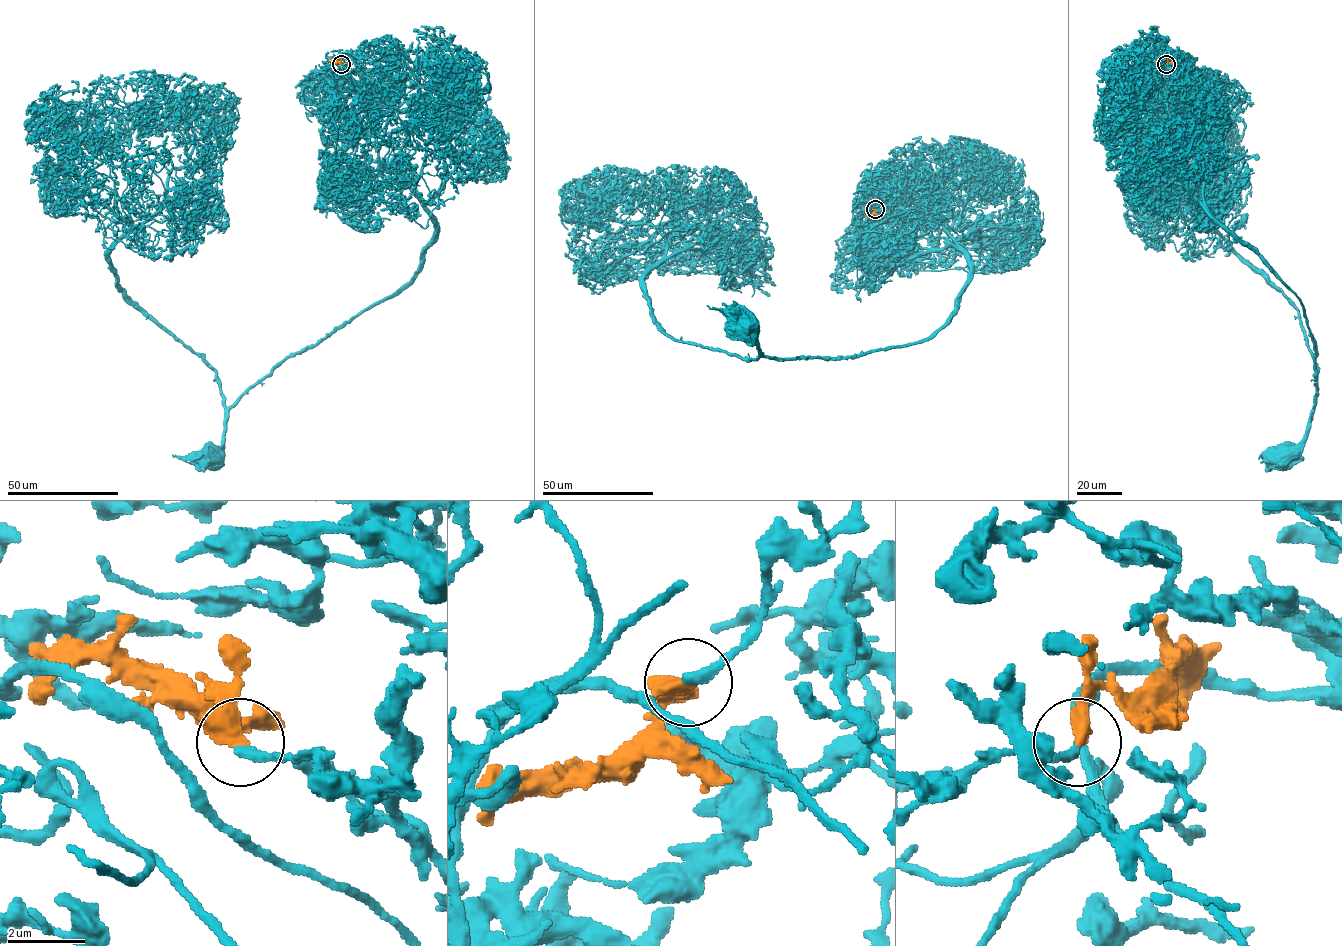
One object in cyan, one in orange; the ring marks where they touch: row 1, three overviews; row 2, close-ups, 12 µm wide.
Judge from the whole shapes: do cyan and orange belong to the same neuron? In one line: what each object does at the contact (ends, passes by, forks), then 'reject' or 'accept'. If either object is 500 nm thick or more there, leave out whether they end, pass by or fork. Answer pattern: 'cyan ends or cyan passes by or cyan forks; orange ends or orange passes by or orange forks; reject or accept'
cyan passes by; orange ends; accept

